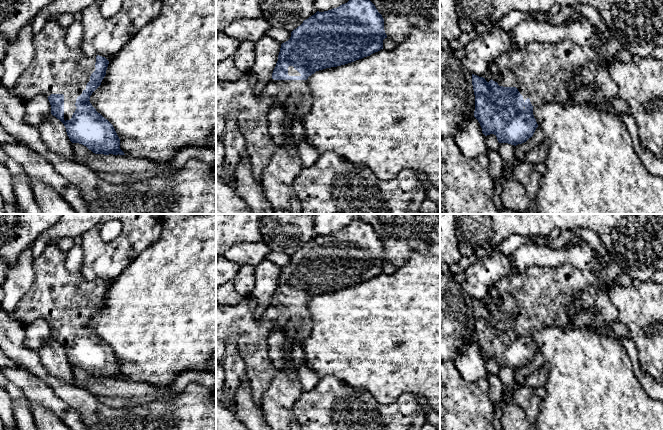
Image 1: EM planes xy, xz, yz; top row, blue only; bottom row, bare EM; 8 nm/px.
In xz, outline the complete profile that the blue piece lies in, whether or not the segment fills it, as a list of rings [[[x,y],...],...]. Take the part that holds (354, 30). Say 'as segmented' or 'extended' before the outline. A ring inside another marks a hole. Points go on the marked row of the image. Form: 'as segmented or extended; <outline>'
extended; [[[349,0],[328,11],[317,11],[304,20],[291,32],[288,41],[281,44],[278,61],[272,78],[259,87],[256,75],[249,71],[236,81],[216,83],[216,115],[221,118],[234,118],[240,132],[246,140],[246,151],[250,157],[253,177],[262,186],[262,174],[275,152],[282,148],[294,148],[295,141],[291,124],[295,120],[285,114],[286,142],[277,145],[270,132],[268,114],[275,102],[281,105],[292,103],[296,107],[295,117],[302,119],[310,110],[313,97],[307,79],[316,71],[345,65],[383,49],[383,40],[387,38],[384,19],[370,0]]]

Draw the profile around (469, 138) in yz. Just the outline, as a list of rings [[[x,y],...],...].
[[[475,117],[467,119],[456,130],[454,140],[462,154],[470,160],[483,153],[488,153],[486,136],[482,133],[480,123]]]

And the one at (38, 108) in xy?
[[[42,93],[35,95],[25,103],[24,121],[30,126],[39,127],[50,114],[50,102],[48,97]]]

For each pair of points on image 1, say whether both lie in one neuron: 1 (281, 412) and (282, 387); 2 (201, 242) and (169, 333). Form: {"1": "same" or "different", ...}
{"1": "same", "2": "same"}

